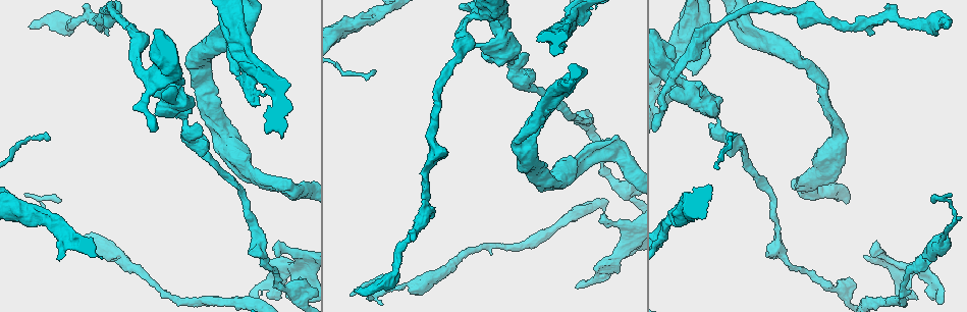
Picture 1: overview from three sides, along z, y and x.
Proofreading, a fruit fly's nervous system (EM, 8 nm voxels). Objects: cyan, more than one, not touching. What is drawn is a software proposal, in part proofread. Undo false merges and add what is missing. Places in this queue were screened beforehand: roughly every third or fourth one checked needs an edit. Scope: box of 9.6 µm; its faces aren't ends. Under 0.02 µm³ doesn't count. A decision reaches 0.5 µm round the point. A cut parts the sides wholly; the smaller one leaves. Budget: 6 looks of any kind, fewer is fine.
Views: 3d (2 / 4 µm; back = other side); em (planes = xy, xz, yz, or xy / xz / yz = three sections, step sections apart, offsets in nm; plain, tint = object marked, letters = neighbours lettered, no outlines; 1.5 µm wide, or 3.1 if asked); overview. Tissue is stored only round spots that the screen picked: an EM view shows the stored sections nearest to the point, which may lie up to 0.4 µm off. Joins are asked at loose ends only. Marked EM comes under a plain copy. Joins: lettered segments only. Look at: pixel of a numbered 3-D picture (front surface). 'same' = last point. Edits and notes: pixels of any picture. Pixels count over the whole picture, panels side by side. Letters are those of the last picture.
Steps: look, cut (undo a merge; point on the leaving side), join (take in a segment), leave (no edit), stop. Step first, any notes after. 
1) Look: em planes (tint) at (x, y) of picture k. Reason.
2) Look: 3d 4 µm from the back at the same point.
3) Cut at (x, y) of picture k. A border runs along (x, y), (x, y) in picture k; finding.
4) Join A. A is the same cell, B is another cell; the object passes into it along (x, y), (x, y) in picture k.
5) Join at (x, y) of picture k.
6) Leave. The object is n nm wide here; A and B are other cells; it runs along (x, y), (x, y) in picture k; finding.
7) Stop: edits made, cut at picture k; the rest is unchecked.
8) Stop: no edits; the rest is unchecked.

Look: em planes (letters) at (227, 50) of picture 1. Branch stops here.

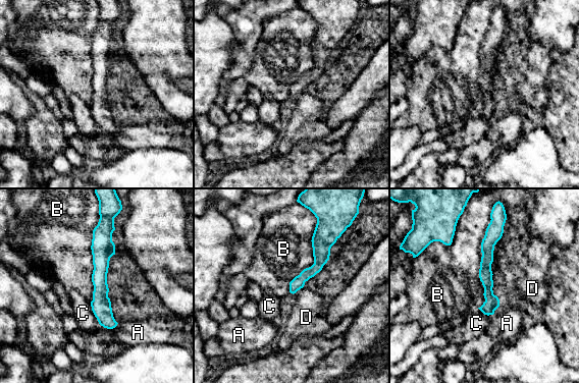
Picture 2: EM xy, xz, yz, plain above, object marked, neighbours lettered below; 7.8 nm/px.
Leave. A, B, C and D are other cells; it runs along (101, 225), (101, 308), (110, 326) in picture 2; none of them fits.

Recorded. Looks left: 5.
Look: em xz step 8 (letters) at (358, 293) of picture 1. Long arm stops here.

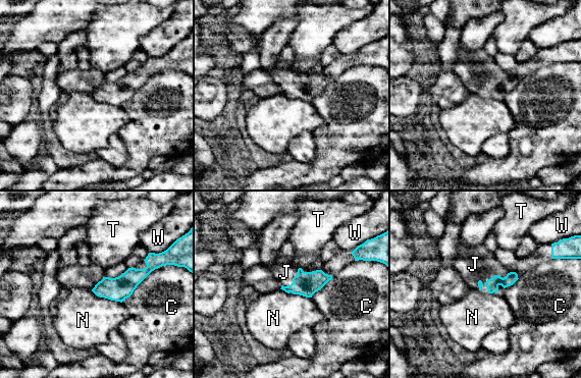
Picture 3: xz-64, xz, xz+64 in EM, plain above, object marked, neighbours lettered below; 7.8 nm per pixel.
Look: em planes (letters) at the same point. Another direction.

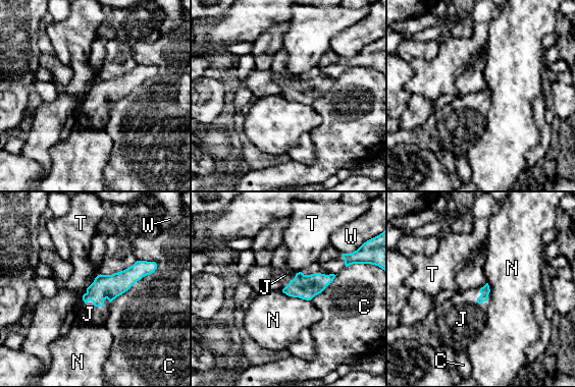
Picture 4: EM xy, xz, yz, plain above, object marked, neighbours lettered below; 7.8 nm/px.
Join J. The longest contact is with C, 480 nm; J is the same cell, C, N, T and W are other cells; the neuron continues.

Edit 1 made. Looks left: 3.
Look: overview.

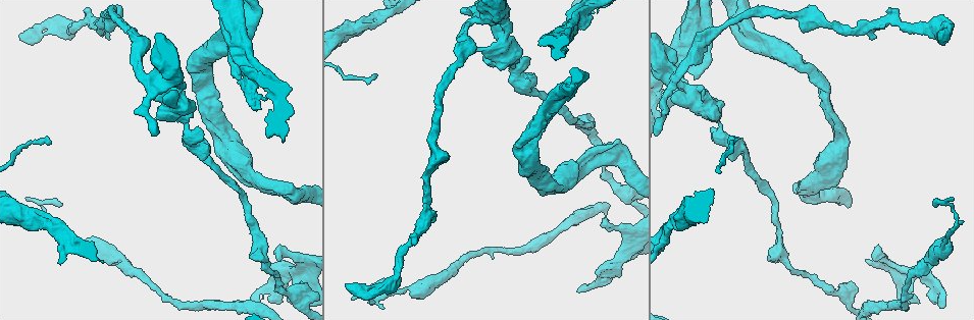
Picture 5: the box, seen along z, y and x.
Look: em xz step 4 (tint) at (926, 266) of picture 5. Sudden change in width.

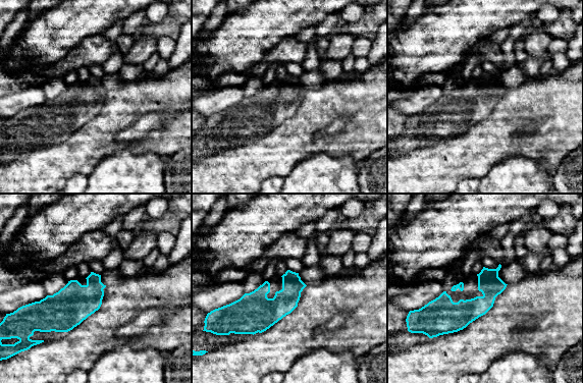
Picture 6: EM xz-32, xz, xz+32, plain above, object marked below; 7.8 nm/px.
Look: em planes (letters) at the same point. Another direction.

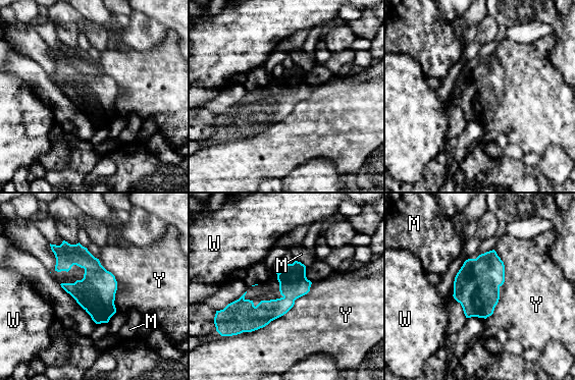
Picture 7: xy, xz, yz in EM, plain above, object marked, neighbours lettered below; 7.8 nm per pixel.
Leave. M, W and Y are other cells; it runs along (303, 268), (276, 308), (231, 312) in picture 7; all the same neuron.

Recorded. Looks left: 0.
Stop: edits made, join at picture 4; the rest is unchecked.

